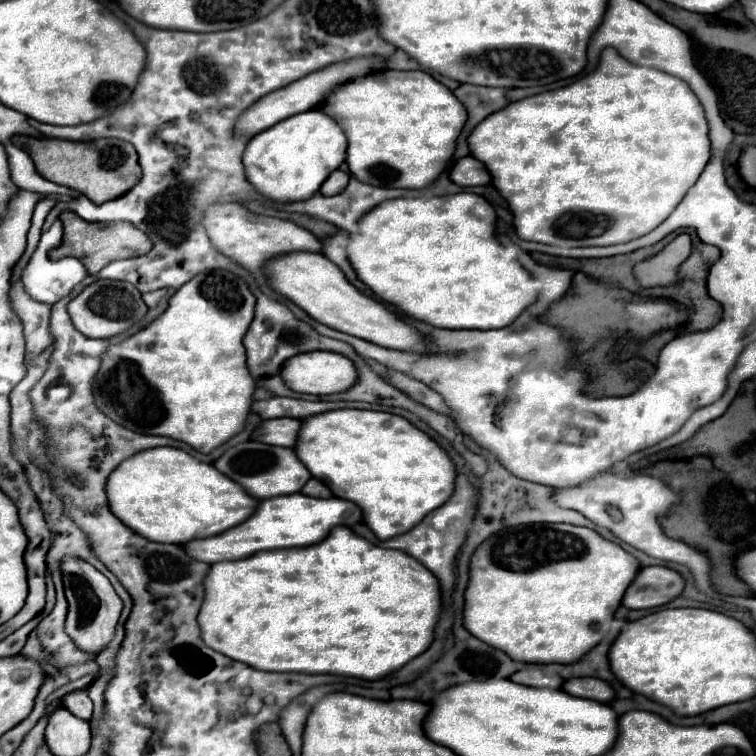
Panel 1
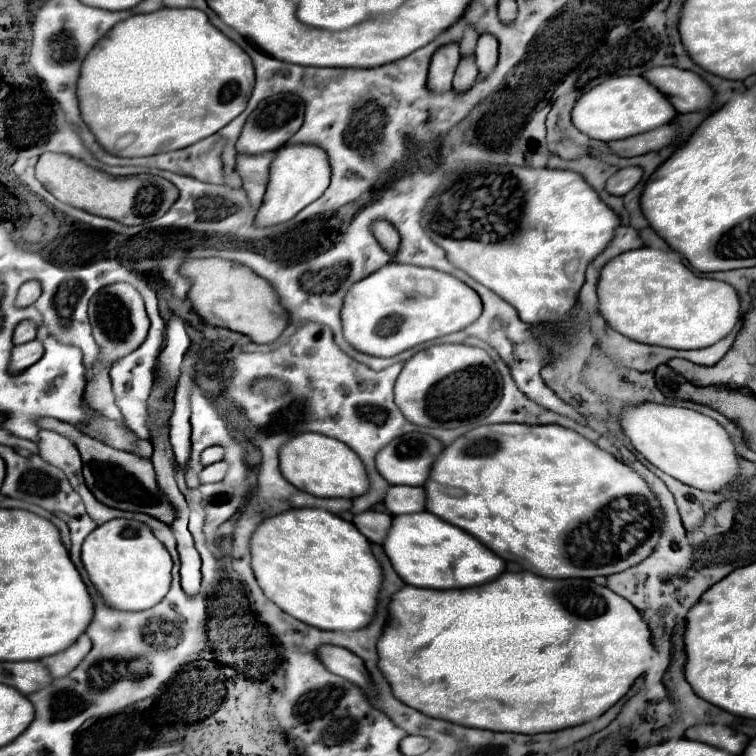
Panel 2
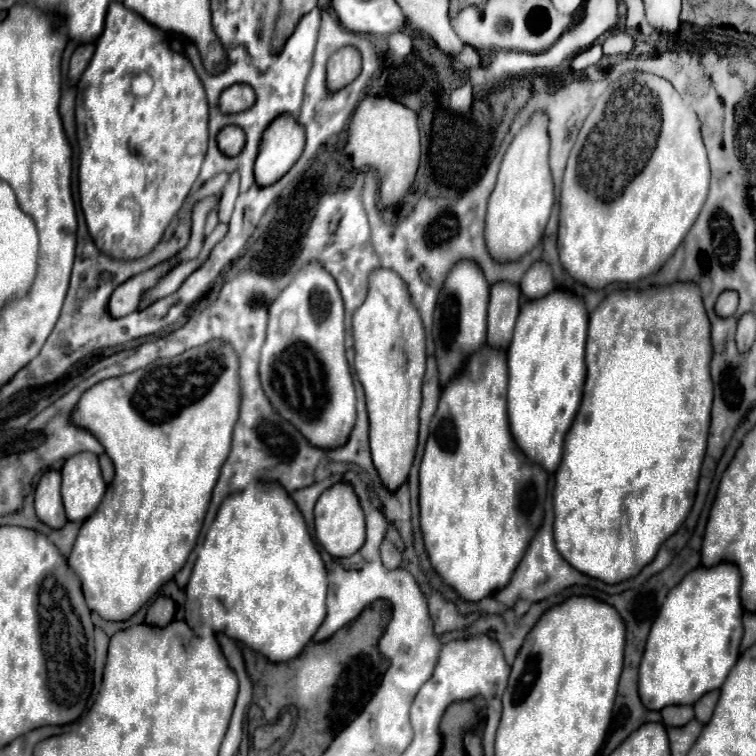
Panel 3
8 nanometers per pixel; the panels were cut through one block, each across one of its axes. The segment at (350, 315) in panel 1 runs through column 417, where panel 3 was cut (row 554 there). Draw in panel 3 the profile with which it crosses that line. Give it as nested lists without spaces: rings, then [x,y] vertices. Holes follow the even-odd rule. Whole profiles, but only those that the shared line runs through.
[[[334,484],[314,506],[314,536],[330,556],[352,556],[364,544],[364,514],[350,484]]]

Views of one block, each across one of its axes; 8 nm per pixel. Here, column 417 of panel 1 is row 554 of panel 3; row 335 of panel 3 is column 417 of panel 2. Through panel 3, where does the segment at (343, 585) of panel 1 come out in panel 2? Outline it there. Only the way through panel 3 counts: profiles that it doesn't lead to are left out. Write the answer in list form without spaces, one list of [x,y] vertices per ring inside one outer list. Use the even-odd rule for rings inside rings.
[[[504,572],[500,578],[464,590],[424,590],[424,588],[410,588],[404,586],[400,592],[394,594],[390,602],[390,624],[386,626],[380,642],[378,642],[378,666],[382,674],[392,686],[392,692],[398,700],[406,706],[416,708],[418,712],[440,718],[448,722],[456,722],[460,726],[494,730],[494,732],[518,732],[518,734],[540,734],[540,732],[556,732],[572,726],[580,726],[586,722],[596,720],[608,708],[612,708],[620,698],[628,694],[636,678],[646,672],[646,662],[652,658],[654,644],[650,626],[646,624],[644,616],[622,596],[612,592],[606,586],[594,584],[592,580],[550,580],[542,576],[534,576],[532,572]]]

